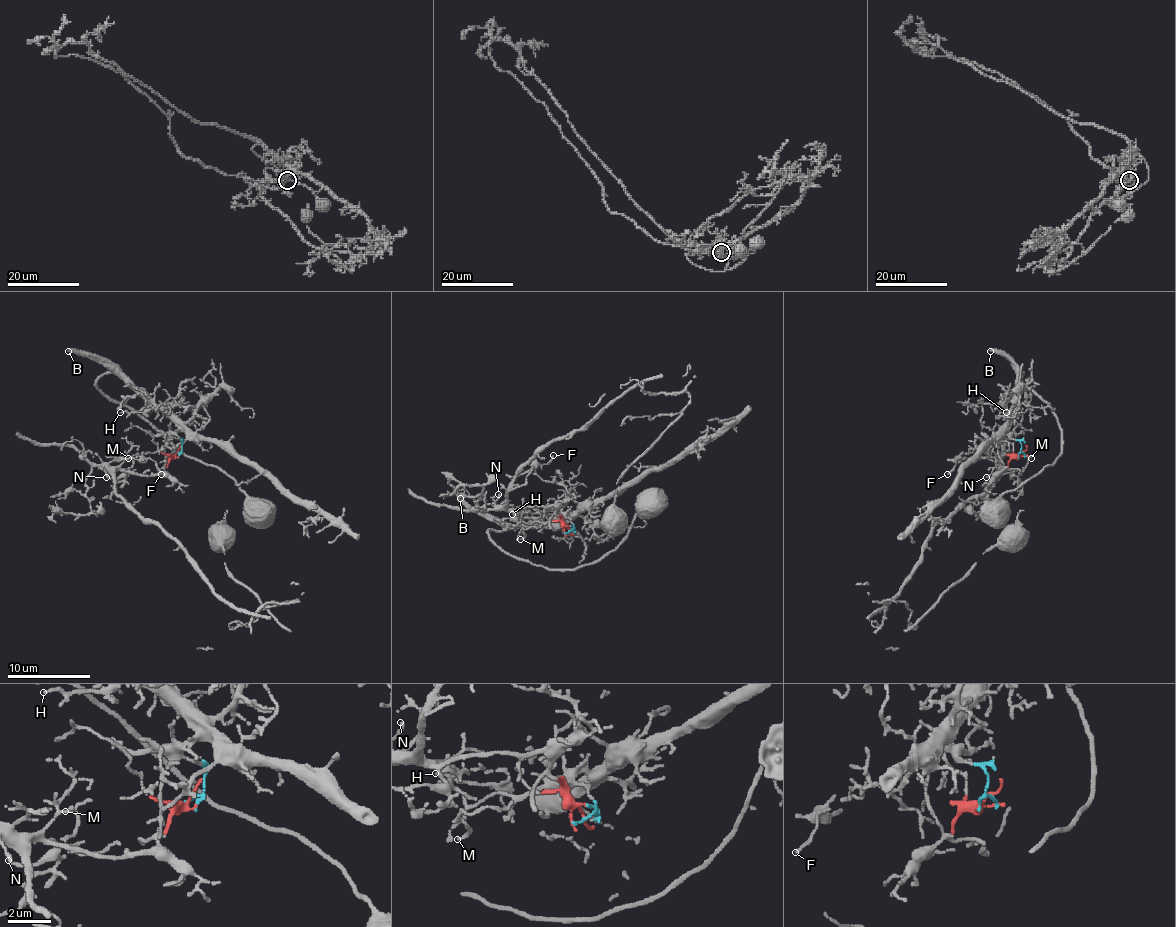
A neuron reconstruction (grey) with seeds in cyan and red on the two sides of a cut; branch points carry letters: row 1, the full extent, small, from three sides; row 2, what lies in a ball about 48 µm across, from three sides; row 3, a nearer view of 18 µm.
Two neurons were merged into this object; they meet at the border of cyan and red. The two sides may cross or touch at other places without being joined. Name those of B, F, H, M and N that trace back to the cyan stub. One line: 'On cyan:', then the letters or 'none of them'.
On cyan: B, H

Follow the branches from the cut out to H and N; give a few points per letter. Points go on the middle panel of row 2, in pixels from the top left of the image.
H: (570, 527), (574, 529), (566, 516), (570, 514), (555, 523), (512, 514)
N: (570, 527), (553, 506), (503, 510), (495, 502), (499, 493)

